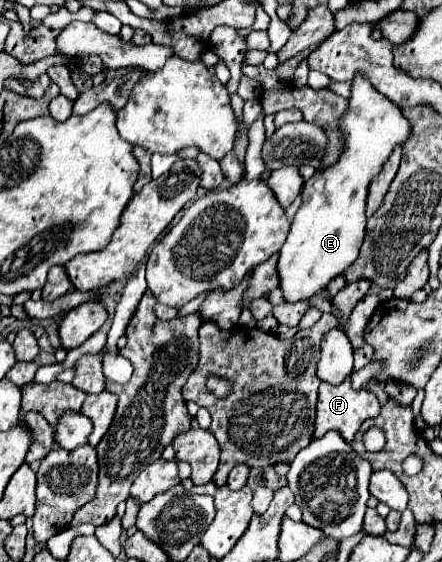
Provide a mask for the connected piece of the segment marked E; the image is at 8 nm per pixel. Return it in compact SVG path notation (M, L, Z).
M356 73L348 109L340 117L340 133L346 141L344 153L328 169L316 171L302 189L302 205L294 215L286 243L280 249L278 275L280 289L288 301L310 299L330 279L344 273L358 257L358 249L366 231L366 195L372 179L382 171L390 153L408 141L412 129L404 119L402 109L382 97L368 81L366 73Z

